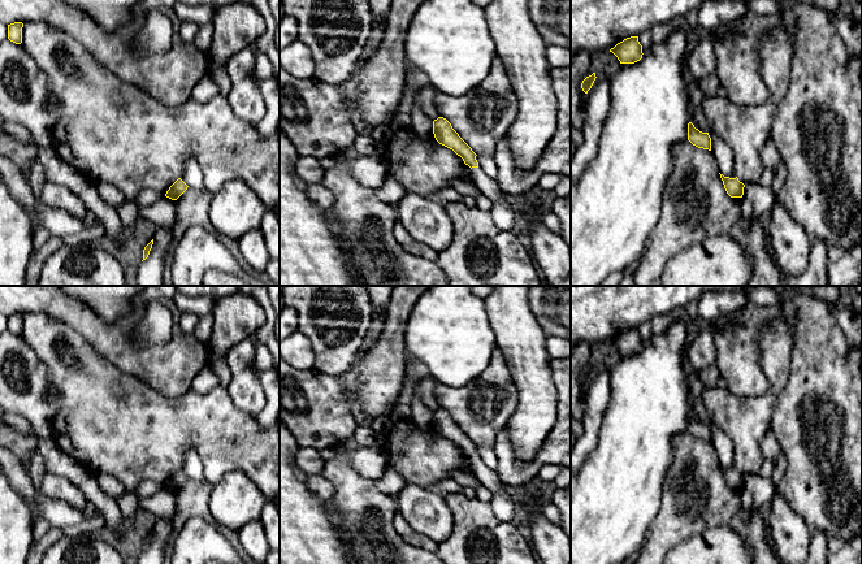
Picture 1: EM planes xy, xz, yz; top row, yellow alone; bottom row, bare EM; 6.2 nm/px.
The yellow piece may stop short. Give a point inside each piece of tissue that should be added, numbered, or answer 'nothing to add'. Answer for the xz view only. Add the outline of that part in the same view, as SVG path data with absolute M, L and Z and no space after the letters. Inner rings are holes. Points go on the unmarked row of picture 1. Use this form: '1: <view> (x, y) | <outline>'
1: xz (489, 478) | M472 459L469 461L473 474L477 478L477 481L484 485L486 489L489 489L493 495L497 491L504 491L504 486L501 483L498 474L495 470L489 469L481 459Z

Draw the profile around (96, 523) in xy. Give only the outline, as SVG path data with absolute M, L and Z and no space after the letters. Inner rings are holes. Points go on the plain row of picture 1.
M95 512L91 519L87 519L74 526L66 526L62 532L66 537L92 535L94 533L100 532L104 526L105 520L103 515Z

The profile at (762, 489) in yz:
M749 474L744 478L742 489L749 490L753 494L753 509L758 509L762 506L771 502L776 493L776 486L771 478L764 478L759 474Z

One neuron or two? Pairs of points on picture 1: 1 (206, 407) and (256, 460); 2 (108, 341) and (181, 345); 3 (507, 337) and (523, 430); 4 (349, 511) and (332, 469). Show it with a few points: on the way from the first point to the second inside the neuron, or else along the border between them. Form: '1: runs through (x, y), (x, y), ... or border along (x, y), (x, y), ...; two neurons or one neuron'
1: runs through (217, 420), (245, 447); one neuron
2: runs through (126, 356), (163, 356); one neuron
3: runs through (527, 360), (528, 407); one neuron
4: runs through (349, 500), (349, 486), (342, 480); one neuron

